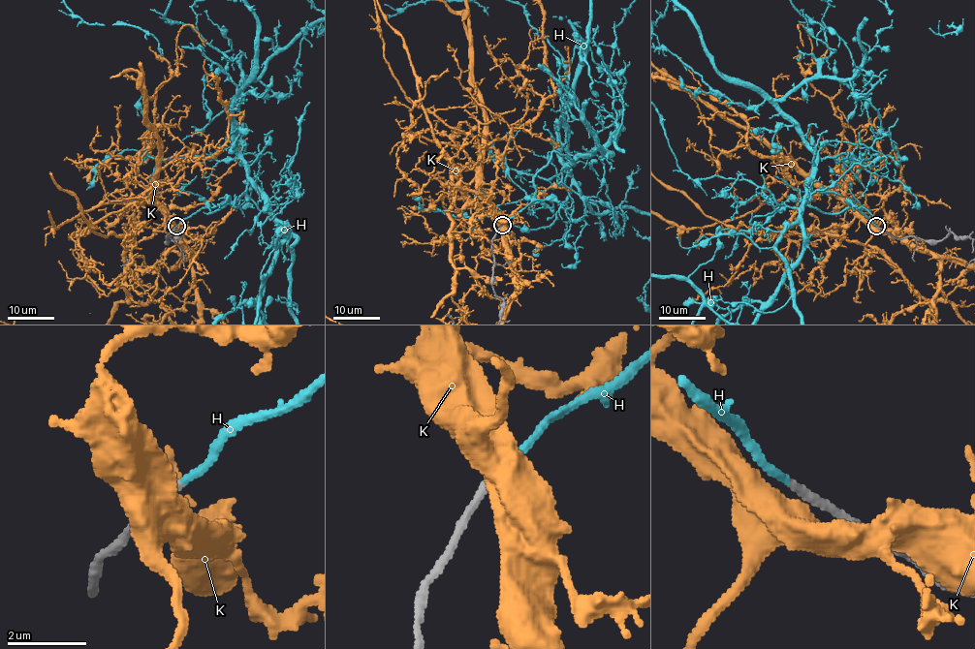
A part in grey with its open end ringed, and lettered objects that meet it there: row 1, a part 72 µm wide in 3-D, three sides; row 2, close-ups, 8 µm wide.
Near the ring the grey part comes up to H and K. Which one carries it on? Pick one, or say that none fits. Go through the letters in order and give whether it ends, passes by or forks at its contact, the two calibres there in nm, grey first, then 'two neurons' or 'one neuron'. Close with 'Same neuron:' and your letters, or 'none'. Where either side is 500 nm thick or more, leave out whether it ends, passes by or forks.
H: it ends; calibres 240 and 180 nm; one neuron
K: calibres 280 and 800 nm; two neurons
Same neuron: H

